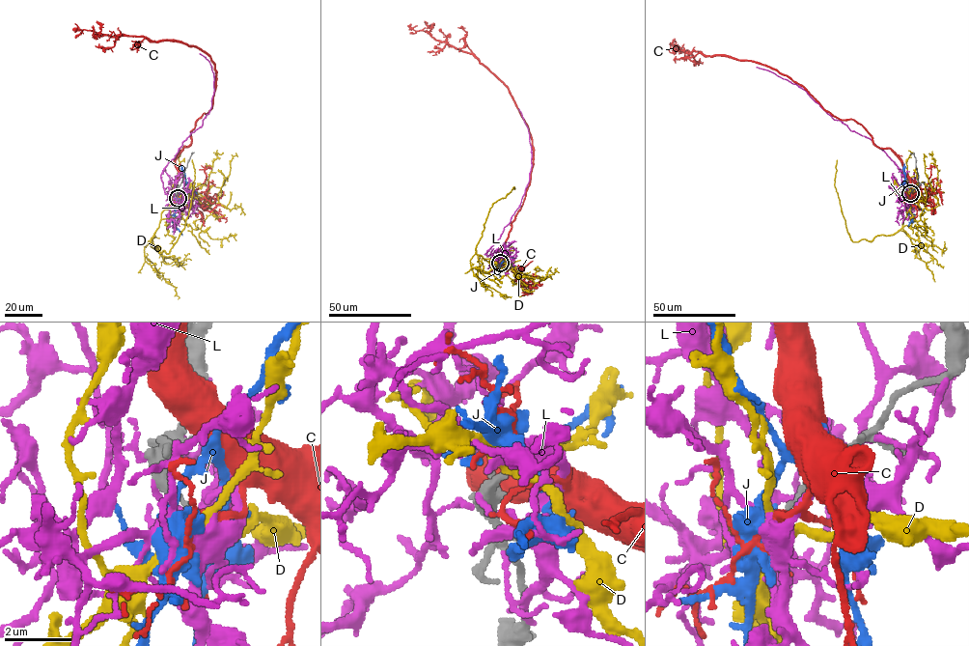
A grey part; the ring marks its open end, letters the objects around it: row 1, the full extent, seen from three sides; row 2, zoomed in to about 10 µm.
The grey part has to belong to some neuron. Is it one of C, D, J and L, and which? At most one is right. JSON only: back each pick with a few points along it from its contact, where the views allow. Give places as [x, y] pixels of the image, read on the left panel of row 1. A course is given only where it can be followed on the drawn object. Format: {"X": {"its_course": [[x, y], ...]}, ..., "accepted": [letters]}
{"D": {"its_course": [[178, 198], [162, 212], [151, 238], [160, 253], [169, 253], [184, 228], [194, 189], [192, 159]]}, "accepted": ["D"]}

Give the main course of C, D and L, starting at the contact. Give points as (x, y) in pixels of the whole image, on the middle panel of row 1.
C: (499, 263), (497, 251), (529, 183), (529, 129), (509, 90), (473, 54), (415, 31), (417, 26)
D: (499, 263), (488, 262), (478, 255), (476, 246), (490, 208), (512, 189)
L: (499, 263), (491, 254), (484, 254), (500, 238), (519, 207), (532, 165), (529, 134), (518, 108)

